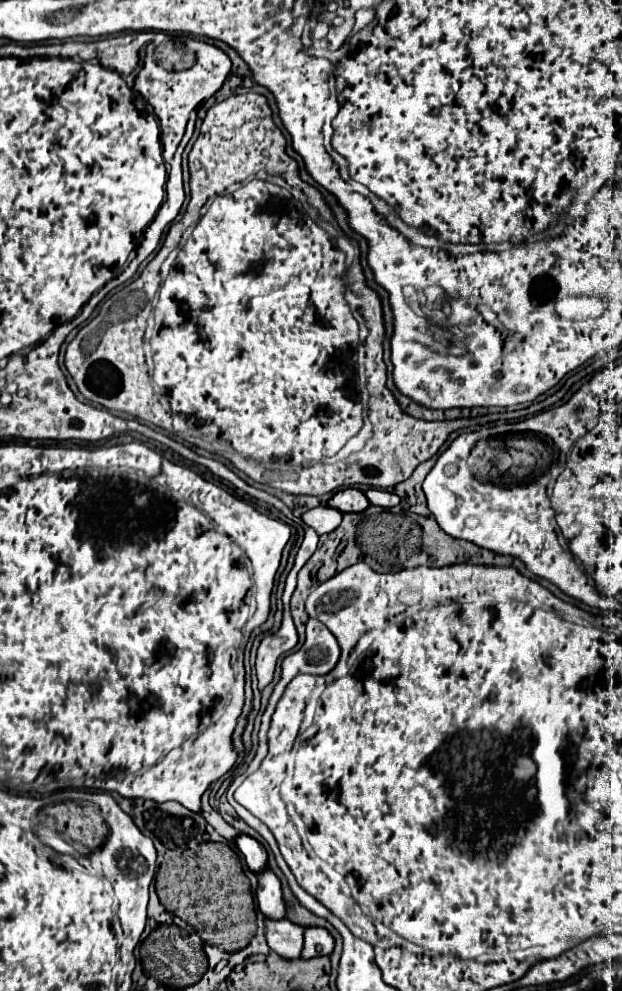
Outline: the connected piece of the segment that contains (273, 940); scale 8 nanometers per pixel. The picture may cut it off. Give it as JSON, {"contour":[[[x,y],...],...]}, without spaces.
{"contour":[[[287,918],[275,922],[275,920],[265,920],[267,928],[267,944],[285,960],[295,960],[301,958],[303,950],[303,930],[301,926],[295,926]]]}

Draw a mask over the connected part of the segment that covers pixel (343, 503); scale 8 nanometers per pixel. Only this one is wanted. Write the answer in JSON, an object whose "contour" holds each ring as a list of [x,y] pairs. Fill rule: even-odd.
{"contour":[[[339,490],[329,500],[329,506],[337,508],[339,512],[363,512],[369,506],[369,500],[361,490]]]}

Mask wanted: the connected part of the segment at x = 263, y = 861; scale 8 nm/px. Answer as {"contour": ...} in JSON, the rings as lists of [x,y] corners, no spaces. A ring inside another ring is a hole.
{"contour":[[[241,834],[241,836],[237,836],[237,848],[245,856],[245,862],[251,872],[259,874],[267,868],[267,850],[257,840]]]}

